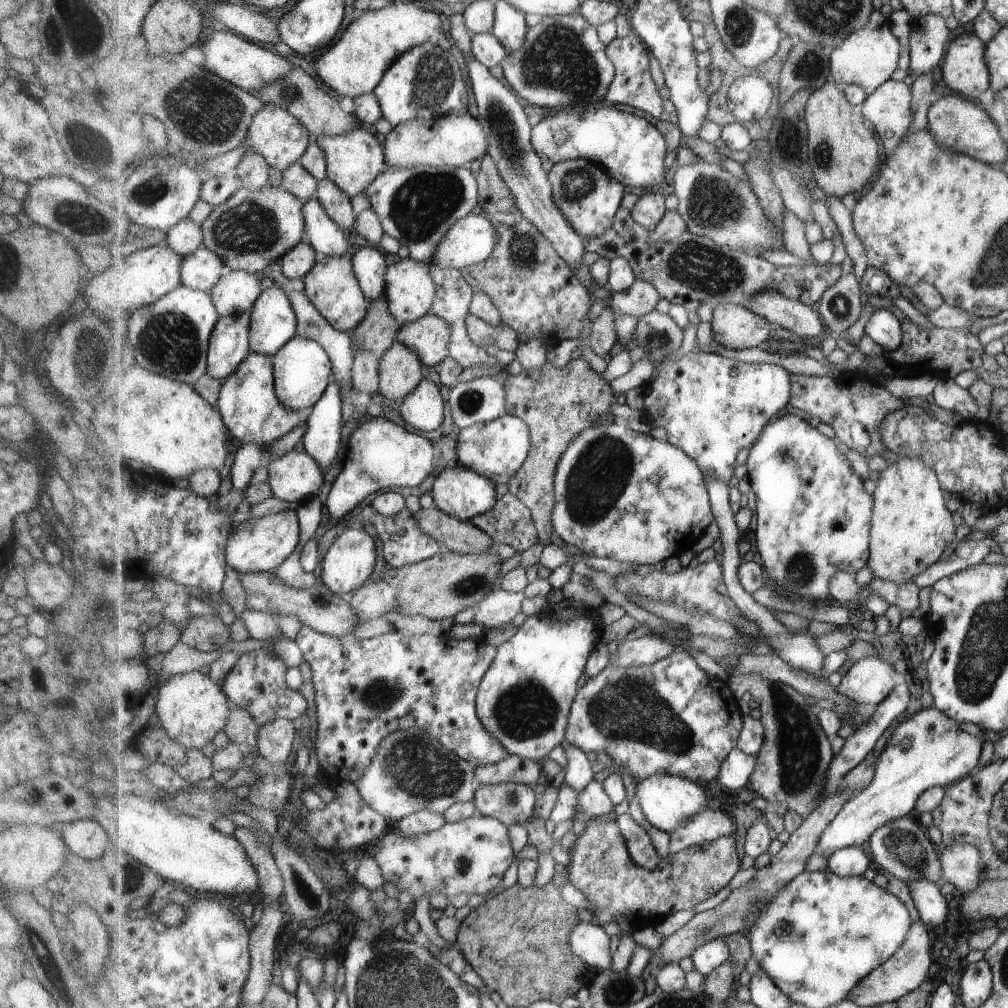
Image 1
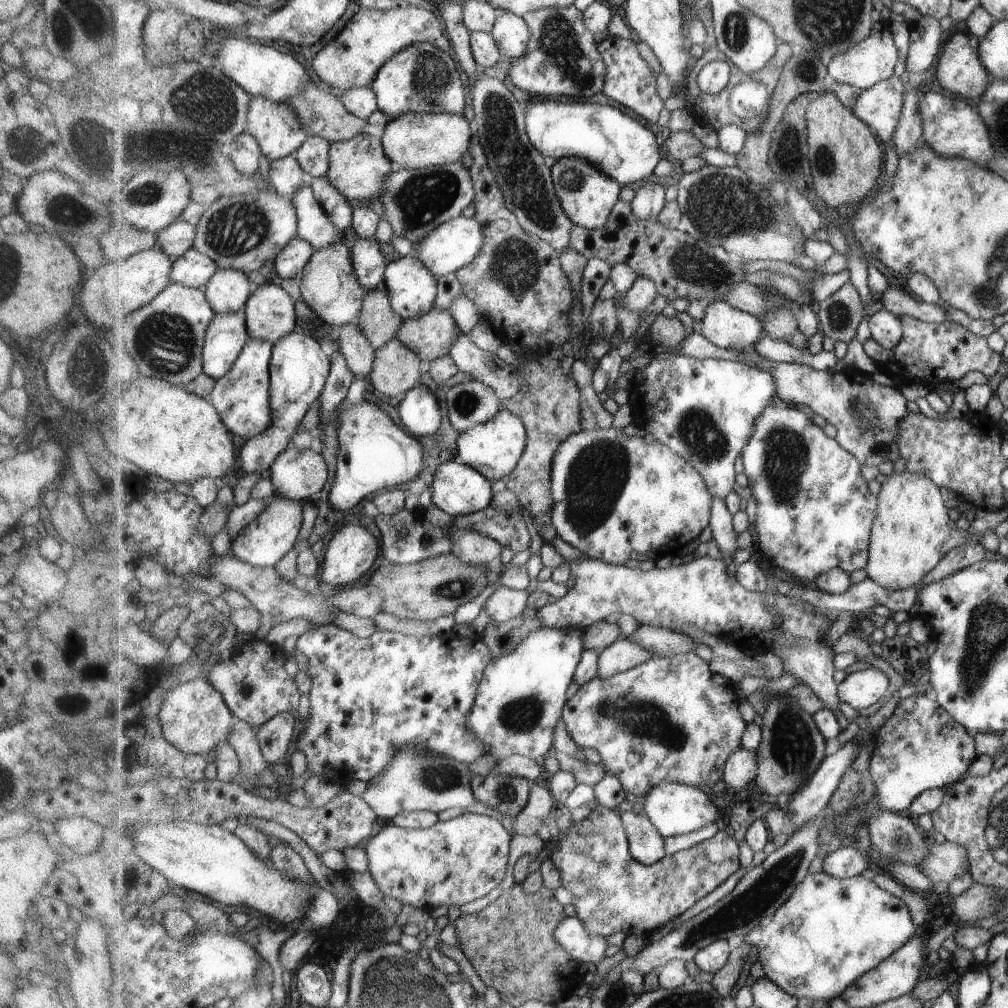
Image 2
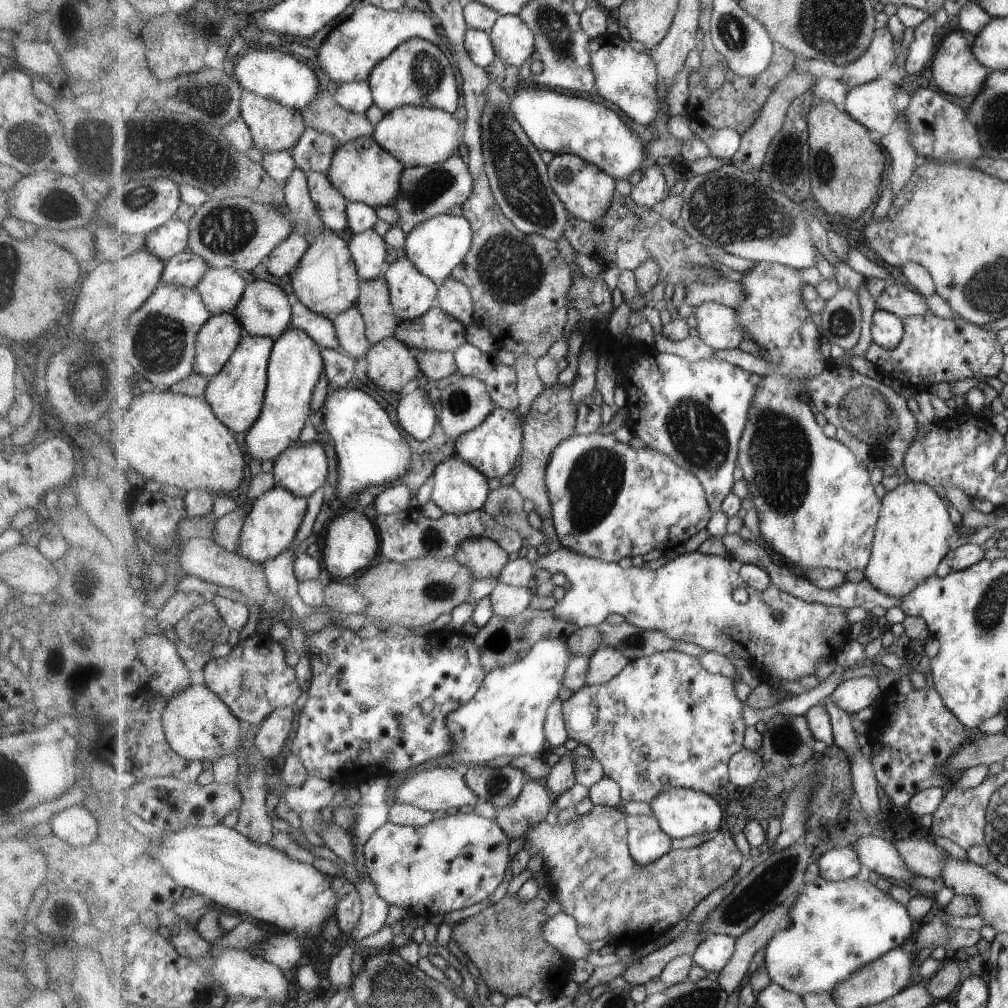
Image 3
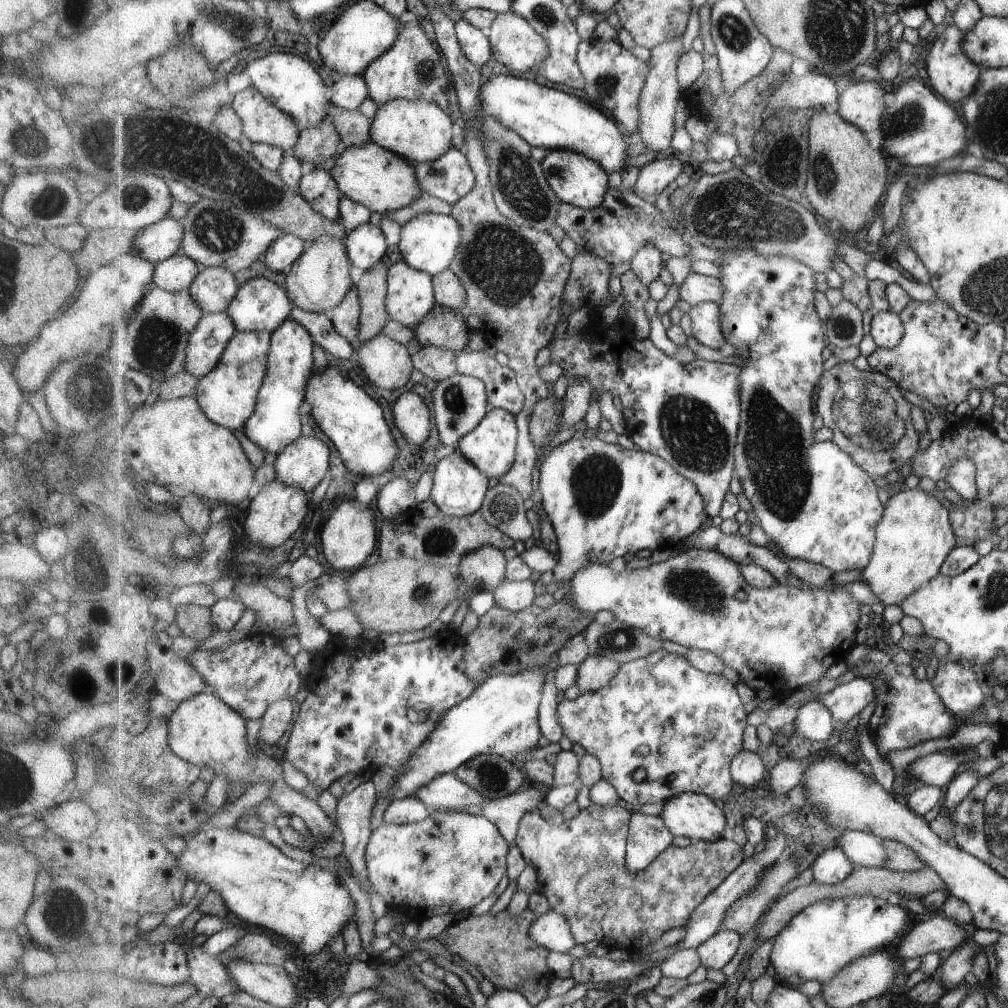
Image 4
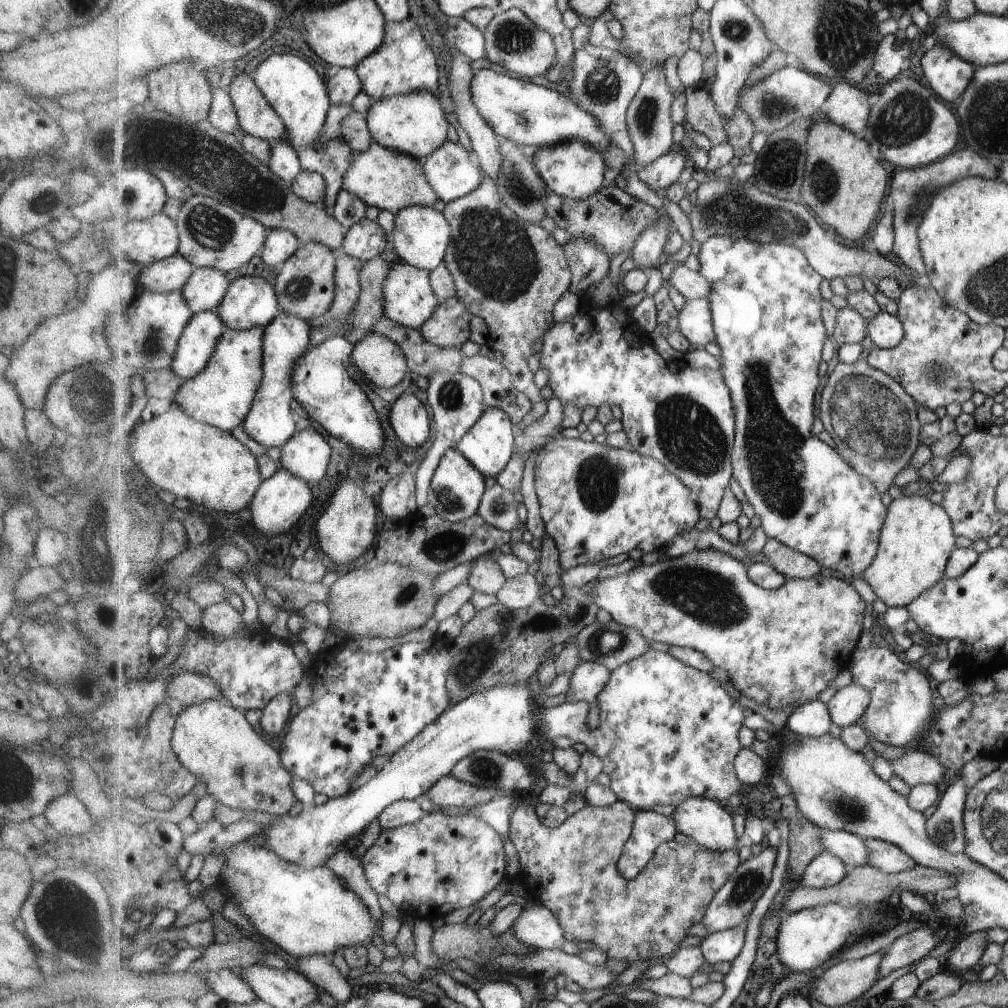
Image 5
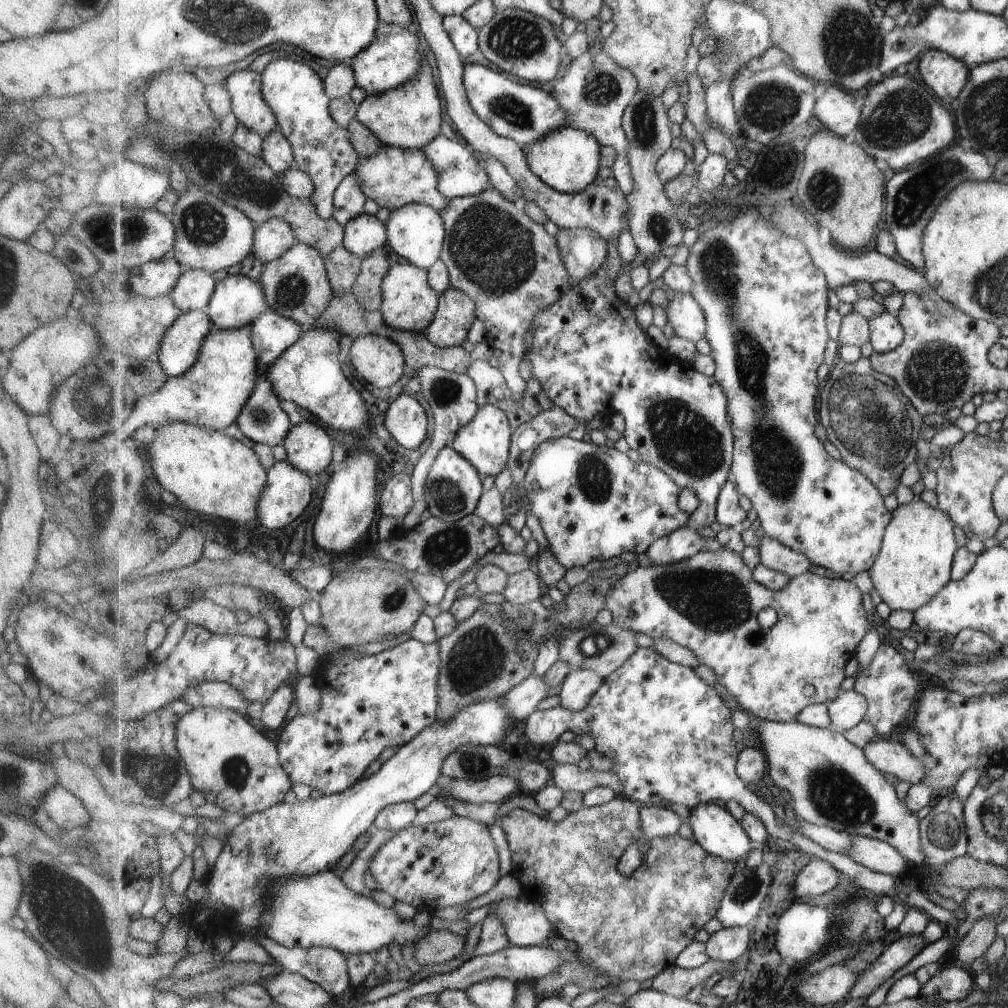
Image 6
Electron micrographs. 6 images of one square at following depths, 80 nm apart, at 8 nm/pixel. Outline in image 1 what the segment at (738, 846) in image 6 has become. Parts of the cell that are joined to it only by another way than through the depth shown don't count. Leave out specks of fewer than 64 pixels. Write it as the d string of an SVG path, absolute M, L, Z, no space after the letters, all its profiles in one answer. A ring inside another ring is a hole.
M657 772L647 780L638 780L635 797L646 820L656 829L669 836L679 826L687 826L695 814L699 814L705 806L709 794L704 785L688 780L686 777L677 776L673 772Z

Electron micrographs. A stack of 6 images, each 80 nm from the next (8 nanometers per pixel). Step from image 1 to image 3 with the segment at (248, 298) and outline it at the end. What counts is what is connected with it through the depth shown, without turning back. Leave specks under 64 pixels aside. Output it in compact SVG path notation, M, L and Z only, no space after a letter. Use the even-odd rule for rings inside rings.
M233 268L211 269L195 286L211 314L217 316L234 313L239 308L243 296L251 288L251 284L245 282L241 273Z

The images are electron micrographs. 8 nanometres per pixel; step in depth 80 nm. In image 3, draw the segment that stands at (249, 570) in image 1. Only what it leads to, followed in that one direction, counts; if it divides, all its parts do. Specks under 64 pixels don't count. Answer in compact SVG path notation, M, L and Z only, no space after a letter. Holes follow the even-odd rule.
M275 487L257 498L252 502L253 510L249 512L249 516L245 520L241 542L239 542L241 546L236 553L259 564L281 556L283 550L287 550L291 542L295 540L299 526L307 514L307 500L305 499L301 496L295 496L291 490L281 487Z

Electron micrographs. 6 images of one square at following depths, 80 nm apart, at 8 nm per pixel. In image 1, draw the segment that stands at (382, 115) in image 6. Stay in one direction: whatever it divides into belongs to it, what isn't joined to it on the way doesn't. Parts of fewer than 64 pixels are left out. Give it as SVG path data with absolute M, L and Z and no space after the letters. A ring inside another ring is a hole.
M468 112L451 113L435 120L411 120L401 124L384 139L384 152L389 167L468 167L475 159L489 154L491 144L477 116Z

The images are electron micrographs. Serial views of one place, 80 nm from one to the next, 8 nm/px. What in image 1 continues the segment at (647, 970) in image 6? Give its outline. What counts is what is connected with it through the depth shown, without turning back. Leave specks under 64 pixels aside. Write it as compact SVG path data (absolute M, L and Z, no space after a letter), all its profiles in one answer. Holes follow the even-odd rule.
M601 815L601 818L589 824L589 828L585 828L581 836L576 838L574 849L569 854L571 861L566 866L566 882L581 890L592 902L591 909L583 914L591 922L597 917L597 925L600 926L625 916L635 928L653 928L667 916L693 909L724 886L729 886L733 876L742 868L735 838L721 836L719 840L683 852L670 853L658 868L651 871L632 861L617 820L611 822L607 815Z

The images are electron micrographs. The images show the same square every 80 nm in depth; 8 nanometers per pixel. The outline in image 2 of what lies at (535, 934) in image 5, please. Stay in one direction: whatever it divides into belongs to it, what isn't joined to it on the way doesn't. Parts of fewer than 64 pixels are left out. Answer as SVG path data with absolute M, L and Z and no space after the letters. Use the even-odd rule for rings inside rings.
M572 913L565 918L565 922L561 922L557 926L555 940L561 942L575 960L581 964L590 964L592 968L607 958L605 956L609 947L607 938L603 938L599 934L589 934L583 920Z

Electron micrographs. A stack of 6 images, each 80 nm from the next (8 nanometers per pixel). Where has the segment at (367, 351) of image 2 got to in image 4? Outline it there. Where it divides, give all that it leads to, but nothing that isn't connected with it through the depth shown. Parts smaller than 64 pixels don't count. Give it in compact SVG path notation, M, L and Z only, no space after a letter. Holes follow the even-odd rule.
M353 286L353 290L347 294L347 298L341 306L331 308L331 311L326 312L327 317L333 322L335 330L343 338L347 338L355 349L362 345L361 340L359 340L361 310L359 292L357 292L357 287Z

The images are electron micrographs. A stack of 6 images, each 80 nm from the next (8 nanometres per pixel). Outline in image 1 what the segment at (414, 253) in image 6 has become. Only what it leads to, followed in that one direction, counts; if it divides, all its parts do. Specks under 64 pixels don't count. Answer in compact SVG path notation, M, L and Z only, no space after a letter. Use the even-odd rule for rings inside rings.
M470 214L455 224L443 244L439 244L439 252L431 266L439 268L465 269L481 262L487 262L493 256L499 244L499 232L495 224L480 215Z

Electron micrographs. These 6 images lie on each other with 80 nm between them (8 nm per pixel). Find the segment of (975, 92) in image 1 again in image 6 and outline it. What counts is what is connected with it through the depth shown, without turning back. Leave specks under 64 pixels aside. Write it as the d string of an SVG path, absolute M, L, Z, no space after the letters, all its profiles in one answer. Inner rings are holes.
M941 50L927 51L918 66L923 83L943 102L954 103L970 80L971 68Z

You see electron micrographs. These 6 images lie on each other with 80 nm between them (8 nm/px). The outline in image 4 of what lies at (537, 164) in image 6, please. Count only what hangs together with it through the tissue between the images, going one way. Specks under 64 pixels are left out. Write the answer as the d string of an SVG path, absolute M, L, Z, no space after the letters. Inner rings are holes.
M553 150L548 152L542 164L549 185L561 201L585 210L599 208L605 202L605 196L609 194L611 188L609 174L597 160L583 156L575 150Z

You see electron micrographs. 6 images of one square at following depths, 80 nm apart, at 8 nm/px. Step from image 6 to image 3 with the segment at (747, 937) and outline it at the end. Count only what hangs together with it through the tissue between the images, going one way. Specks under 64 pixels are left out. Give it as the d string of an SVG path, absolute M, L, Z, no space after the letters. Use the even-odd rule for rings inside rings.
M713 934L698 946L693 954L695 963L707 973L723 971L735 955L737 939L725 934Z

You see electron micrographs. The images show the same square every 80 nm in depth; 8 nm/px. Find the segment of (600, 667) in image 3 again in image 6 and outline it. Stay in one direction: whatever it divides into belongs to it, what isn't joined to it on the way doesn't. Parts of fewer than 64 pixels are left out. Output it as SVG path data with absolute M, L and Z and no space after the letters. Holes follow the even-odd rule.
M577 668L564 681L559 695L560 706L569 708L571 712L579 712L587 708L587 704L590 704L591 698L599 692L603 682L605 682L605 677L599 676L599 672Z

